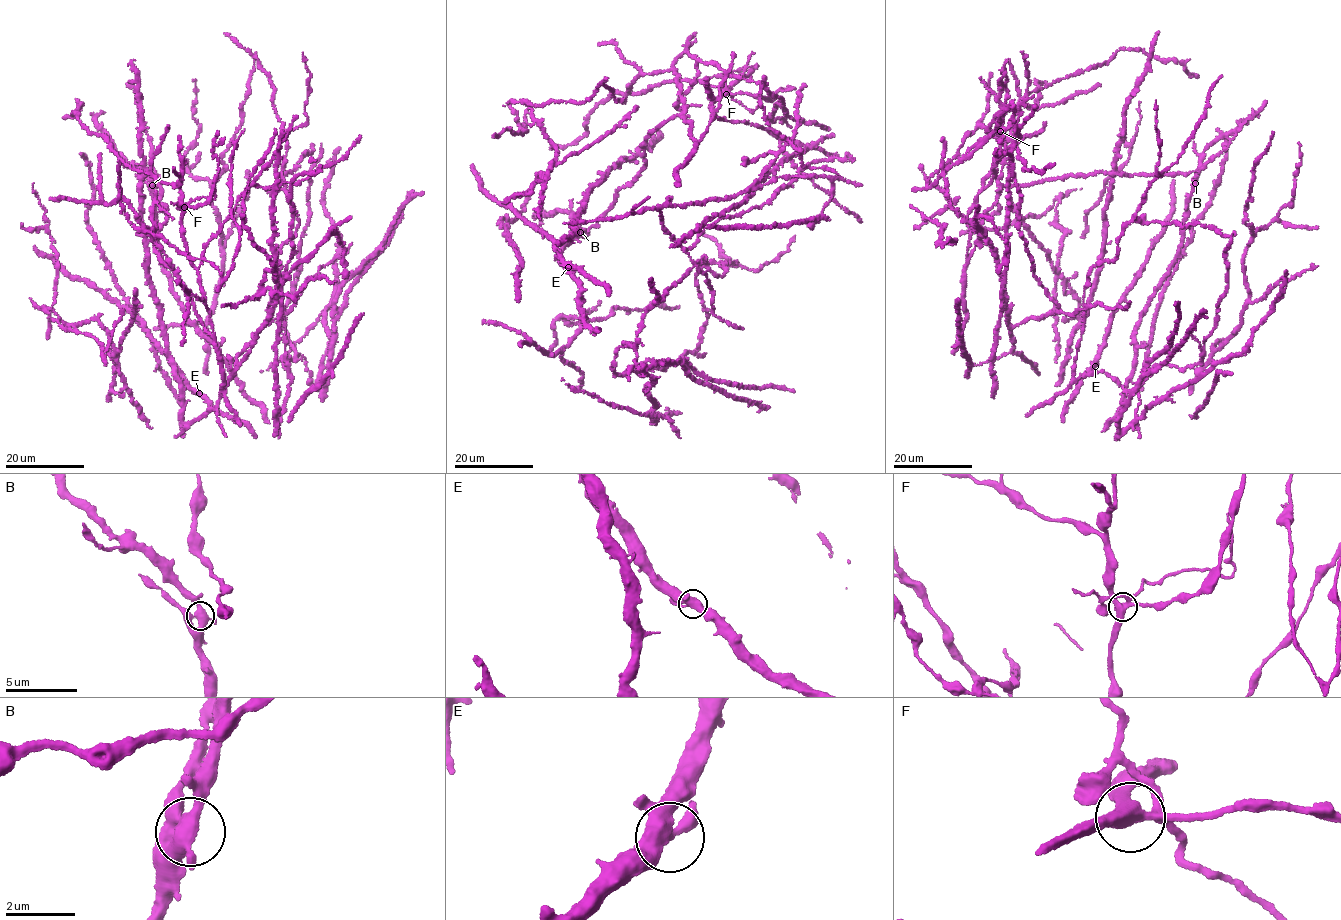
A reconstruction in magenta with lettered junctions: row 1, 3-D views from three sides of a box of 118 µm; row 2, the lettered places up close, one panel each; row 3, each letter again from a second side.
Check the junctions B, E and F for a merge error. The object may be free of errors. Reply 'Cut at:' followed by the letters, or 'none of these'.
Cut at: F

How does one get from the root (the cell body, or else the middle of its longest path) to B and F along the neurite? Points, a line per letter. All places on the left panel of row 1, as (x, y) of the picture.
B: (279, 290), (276, 153), (203, 253), (212, 335), (156, 251), (168, 216), (149, 167), (152, 185)
F: (279, 290), (272, 243), (276, 153), (207, 243), (198, 267), (189, 256), (184, 238), (182, 213), (184, 207)

